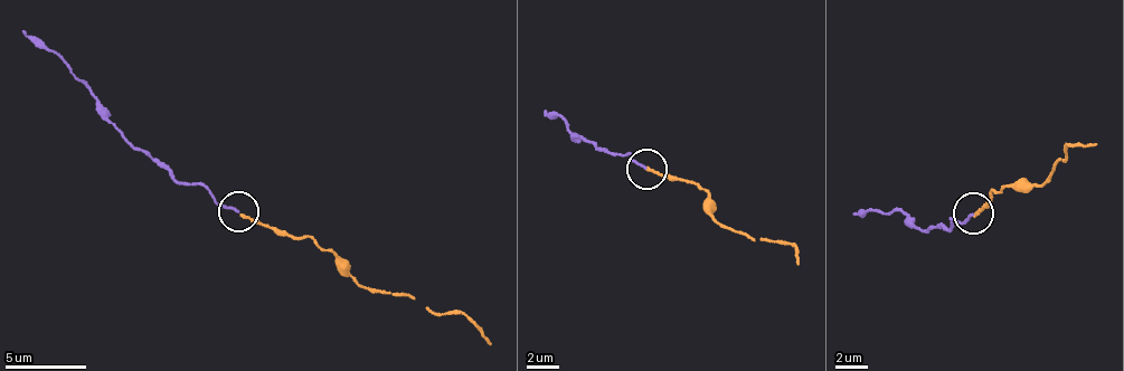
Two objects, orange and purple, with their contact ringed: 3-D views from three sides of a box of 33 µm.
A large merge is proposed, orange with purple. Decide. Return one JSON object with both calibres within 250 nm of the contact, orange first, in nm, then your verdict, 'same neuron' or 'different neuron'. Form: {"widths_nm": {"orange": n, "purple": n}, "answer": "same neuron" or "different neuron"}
{"widths_nm": {"orange": 160, "purple": 130}, "answer": "same neuron"}

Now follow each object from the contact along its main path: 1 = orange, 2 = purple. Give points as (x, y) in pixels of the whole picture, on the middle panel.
1: (644, 170), (696, 184), (708, 194), (708, 217), (754, 241), (766, 239), (790, 245), (799, 265)
2: (645, 169), (632, 153), (610, 151), (572, 136), (566, 122), (546, 112)

